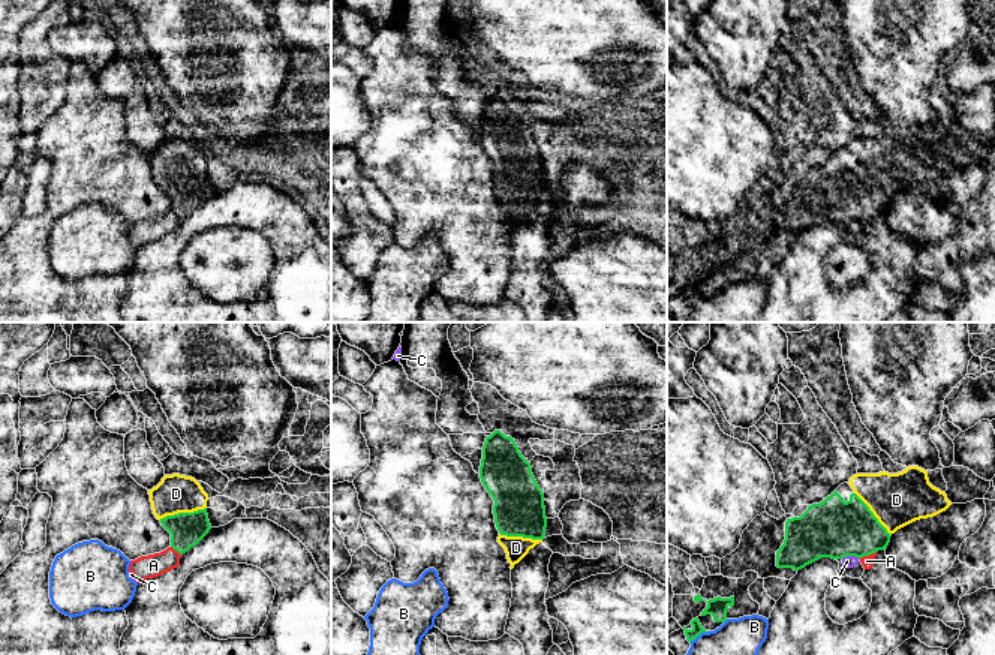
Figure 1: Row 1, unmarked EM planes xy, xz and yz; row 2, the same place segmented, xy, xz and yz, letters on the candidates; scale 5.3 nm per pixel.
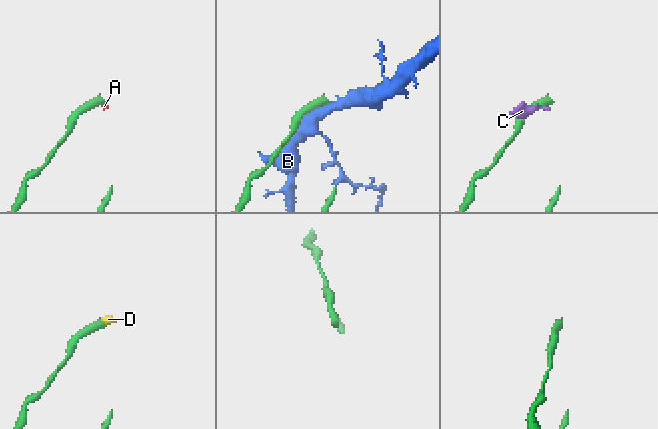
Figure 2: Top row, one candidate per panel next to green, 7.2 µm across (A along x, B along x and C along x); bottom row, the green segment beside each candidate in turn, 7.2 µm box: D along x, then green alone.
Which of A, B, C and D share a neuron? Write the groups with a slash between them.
A C / B / D

